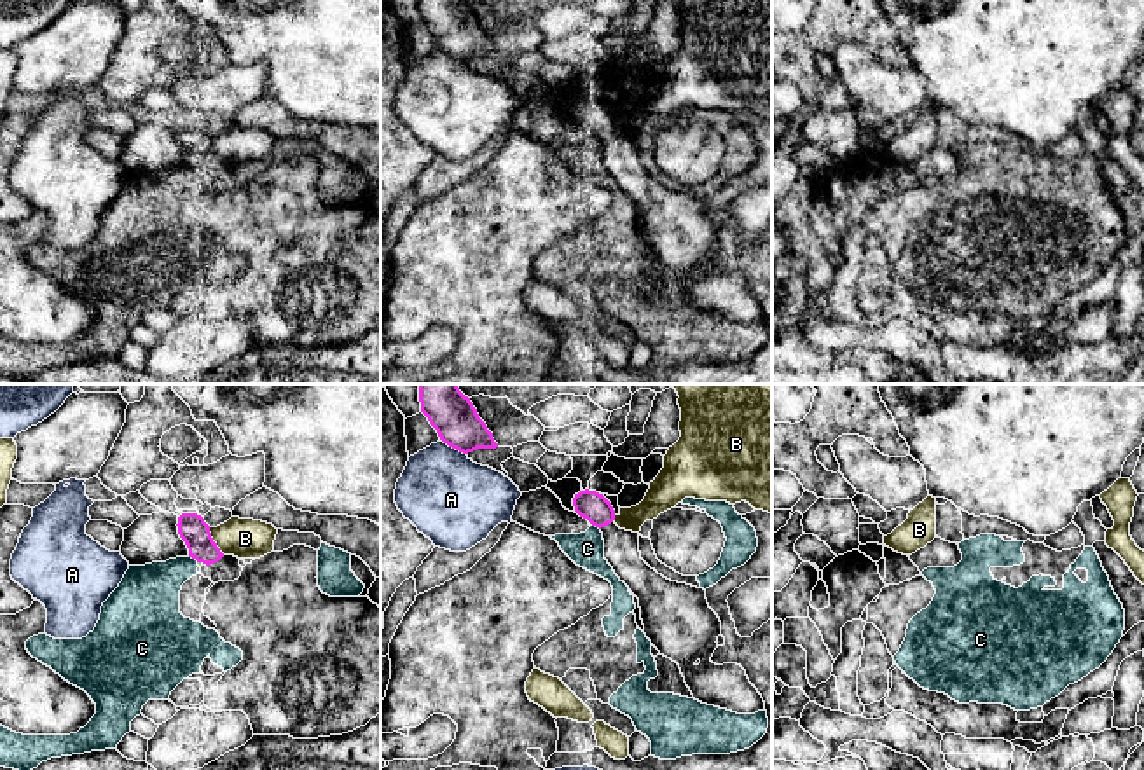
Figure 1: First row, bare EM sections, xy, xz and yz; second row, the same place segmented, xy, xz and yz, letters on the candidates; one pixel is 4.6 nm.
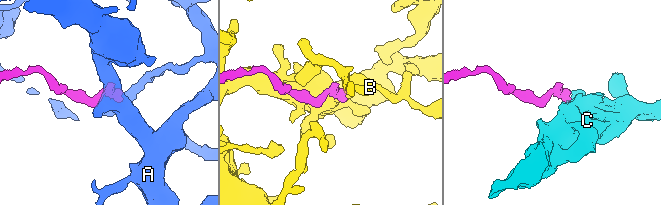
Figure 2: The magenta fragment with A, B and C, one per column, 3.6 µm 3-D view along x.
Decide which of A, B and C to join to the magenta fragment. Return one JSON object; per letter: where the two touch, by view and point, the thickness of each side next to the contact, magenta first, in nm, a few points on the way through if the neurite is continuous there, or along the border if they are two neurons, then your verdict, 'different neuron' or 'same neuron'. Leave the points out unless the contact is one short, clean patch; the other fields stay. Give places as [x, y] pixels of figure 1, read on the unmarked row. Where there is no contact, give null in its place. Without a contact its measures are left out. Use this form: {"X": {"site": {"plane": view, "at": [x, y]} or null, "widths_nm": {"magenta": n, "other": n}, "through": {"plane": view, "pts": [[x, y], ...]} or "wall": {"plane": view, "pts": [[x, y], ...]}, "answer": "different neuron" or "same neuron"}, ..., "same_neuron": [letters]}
{"A": {"site": {"plane": "xz", "at": [454, 56]}, "widths_nm": {"magenta": 200, "other": 400}, "answer": "different neuron"}, "B": {"site": {"plane": "xy", "at": [213, 151]}, "widths_nm": {"magenta": 140, "other": 190}, "answer": "different neuron"}, "C": {"site": {"plane": "xy", "at": [194, 166]}, "widths_nm": {"magenta": 140, "other": 260}, "answer": "different neuron"}, "same_neuron": []}

